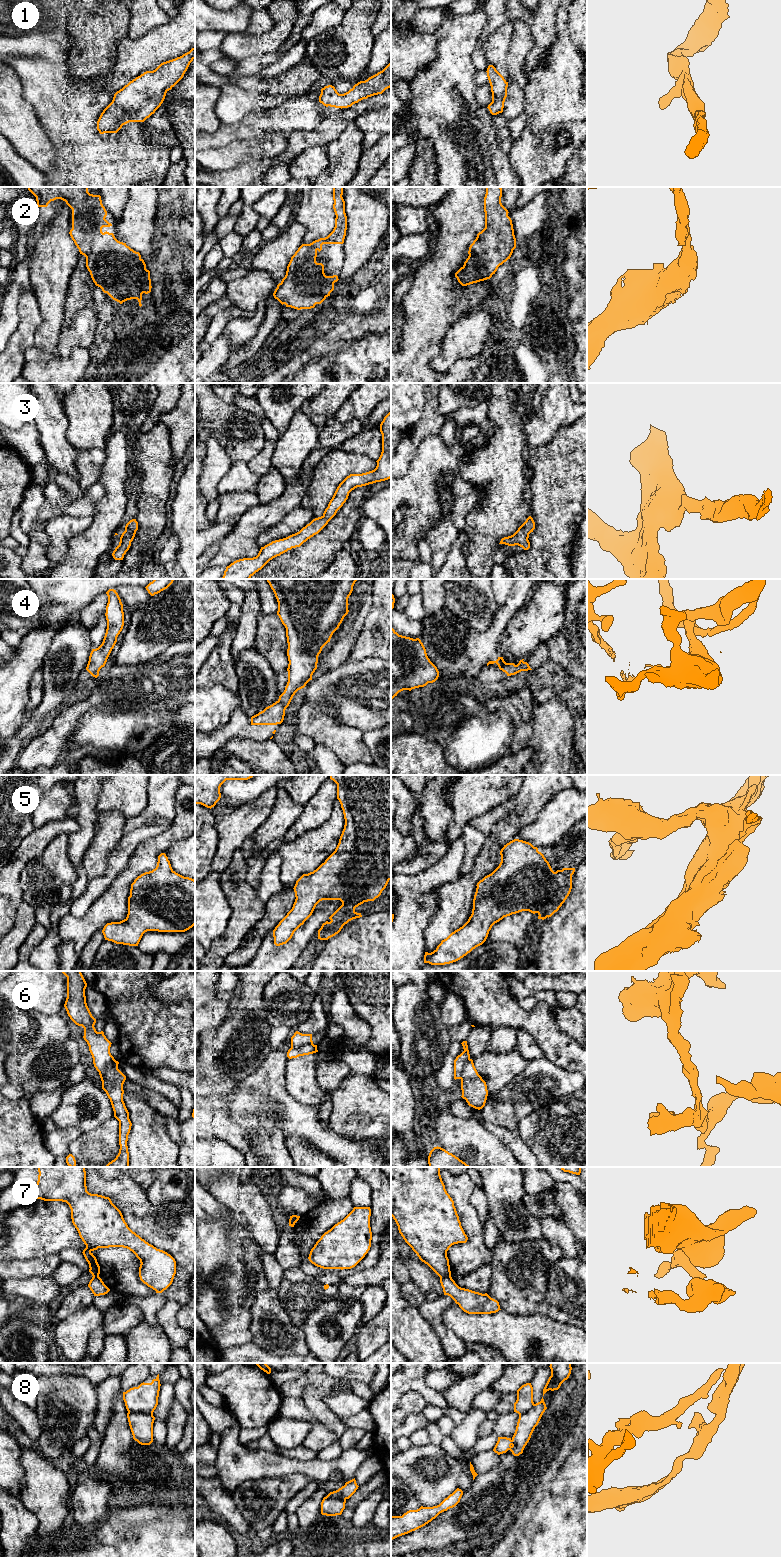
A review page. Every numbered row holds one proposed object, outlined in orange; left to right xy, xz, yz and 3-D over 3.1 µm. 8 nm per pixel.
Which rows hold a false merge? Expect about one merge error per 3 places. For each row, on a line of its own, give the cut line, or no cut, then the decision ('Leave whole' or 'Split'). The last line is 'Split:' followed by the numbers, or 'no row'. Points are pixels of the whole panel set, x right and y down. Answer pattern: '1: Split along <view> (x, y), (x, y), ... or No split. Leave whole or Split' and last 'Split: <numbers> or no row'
1: No split. Leave whole
2: No split. Leave whole
3: No split. Leave whole
4: No split. Leave whole
5: No split. Leave whole
6: Split along xz (312, 1043), (291, 1047). Split
7: Split along yz (450, 1275), (440, 1278). Split
8: Split along xy (128, 1410), (150, 1413), (152, 1415). Split
Split: 6, 7, 8

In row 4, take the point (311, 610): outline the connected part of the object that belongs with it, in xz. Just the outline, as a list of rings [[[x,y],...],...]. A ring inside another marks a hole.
[[[266,579],[273,590],[278,602],[277,615],[286,628],[288,643],[288,682],[279,699],[263,711],[251,717],[251,725],[277,725],[284,720],[285,710],[295,693],[304,688],[312,680],[317,669],[318,656],[322,648],[330,642],[333,633],[339,628],[344,617],[348,614],[348,598],[353,591],[357,579]]]

